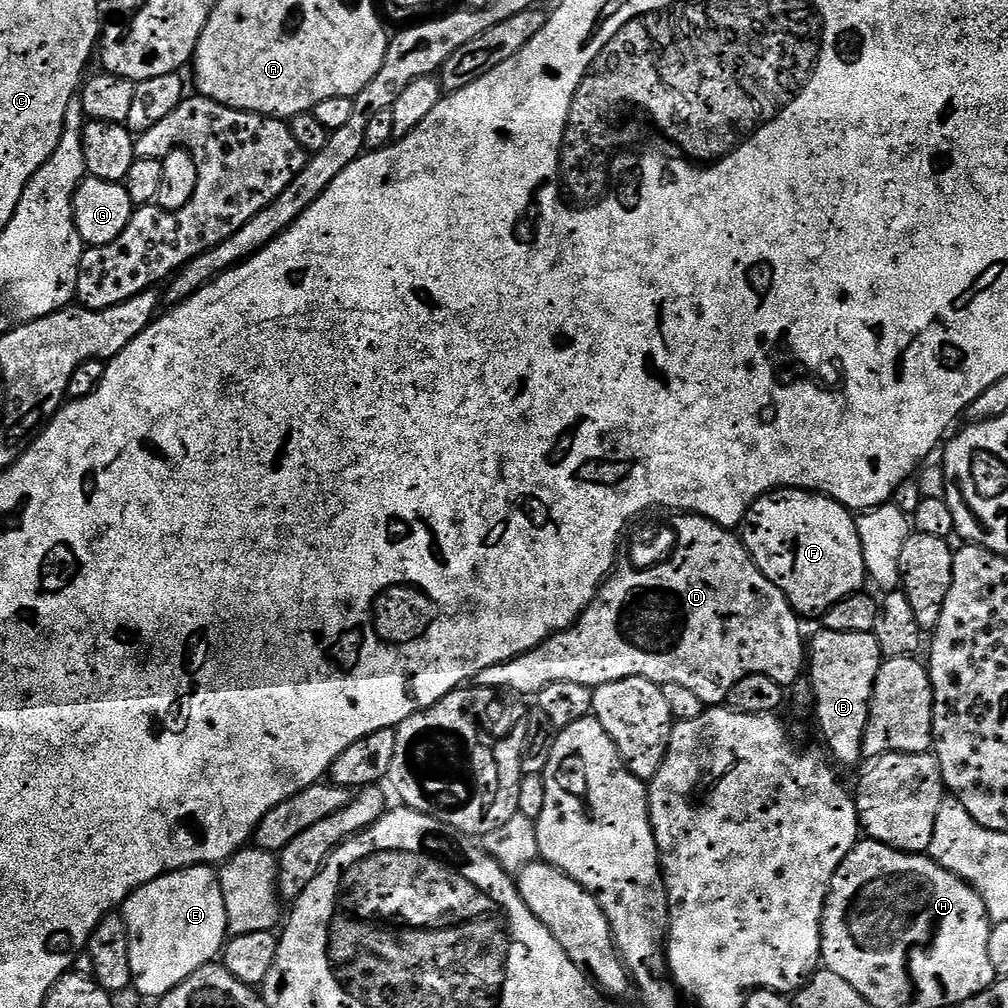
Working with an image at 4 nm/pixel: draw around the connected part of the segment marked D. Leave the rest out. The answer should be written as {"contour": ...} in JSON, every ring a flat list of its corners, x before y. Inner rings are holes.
{"contour":[[689,514,685,520,680,520,680,552,676,552,676,560,672,560,672,564,656,564,651,567,645,572,639,572,636,568,617,567,612,575,601,584,600,592,571,628,564,632,555,632,554,635,548,637,546,642,542,642,534,650,530,650,518,658,482,670,482,674,476,676,475,683,482,688,497,690,505,688,508,692,521,692,524,696,536,698,539,697,542,690,546,690,546,686,550,686,554,682,578,682,582,686,595,690,603,684,618,682,626,678,646,678,661,686,666,684,687,686,692,693,698,694,698,698,702,698,704,705,720,706,727,701,730,690,734,690,734,686,750,674,769,676,774,678,774,682,791,686,799,678,800,671,803,668,805,671,806,636,804,640,803,634,800,633,801,617,789,604,788,599,782,594,782,590,778,590,778,586,774,586,774,582,770,582,762,574,762,570,758,570,758,566,752,560,752,555,744,549,743,539,735,531,719,528,705,516]]}

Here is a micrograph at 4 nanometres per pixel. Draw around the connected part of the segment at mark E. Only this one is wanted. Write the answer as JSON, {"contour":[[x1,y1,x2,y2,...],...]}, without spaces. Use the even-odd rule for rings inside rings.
{"contour":[[193,864,186,868,179,868,177,872,168,872,164,876,154,878,154,882,146,882,138,890,134,890,128,895,128,899,122,905,122,915,128,933,130,934,130,974,132,975,132,987,136,988,145,998,159,998,165,996,170,990,174,990,190,974,194,974,202,966,213,963,223,953,226,941,229,939,228,919,226,918,226,898,222,898,222,886,215,867,206,864]]}

